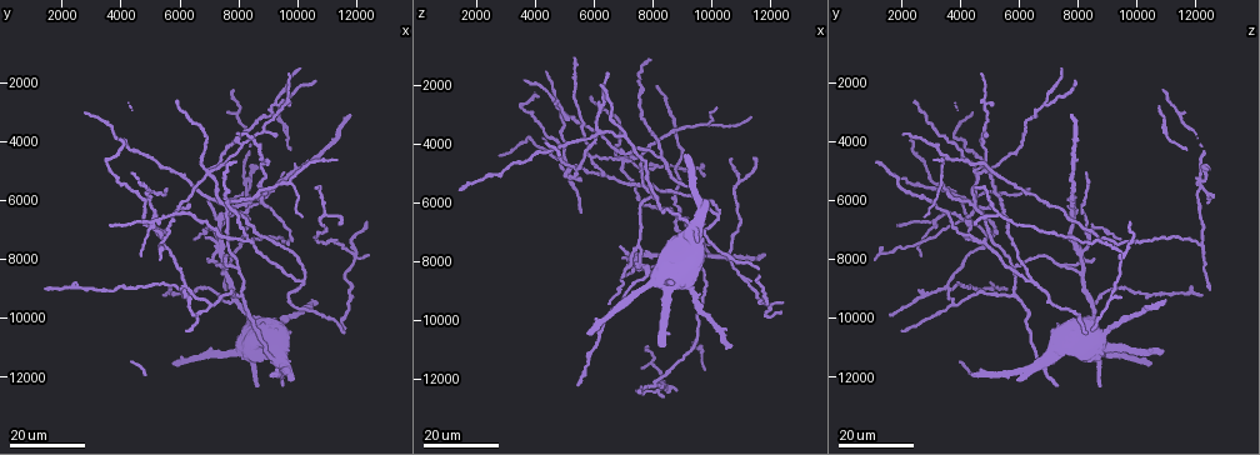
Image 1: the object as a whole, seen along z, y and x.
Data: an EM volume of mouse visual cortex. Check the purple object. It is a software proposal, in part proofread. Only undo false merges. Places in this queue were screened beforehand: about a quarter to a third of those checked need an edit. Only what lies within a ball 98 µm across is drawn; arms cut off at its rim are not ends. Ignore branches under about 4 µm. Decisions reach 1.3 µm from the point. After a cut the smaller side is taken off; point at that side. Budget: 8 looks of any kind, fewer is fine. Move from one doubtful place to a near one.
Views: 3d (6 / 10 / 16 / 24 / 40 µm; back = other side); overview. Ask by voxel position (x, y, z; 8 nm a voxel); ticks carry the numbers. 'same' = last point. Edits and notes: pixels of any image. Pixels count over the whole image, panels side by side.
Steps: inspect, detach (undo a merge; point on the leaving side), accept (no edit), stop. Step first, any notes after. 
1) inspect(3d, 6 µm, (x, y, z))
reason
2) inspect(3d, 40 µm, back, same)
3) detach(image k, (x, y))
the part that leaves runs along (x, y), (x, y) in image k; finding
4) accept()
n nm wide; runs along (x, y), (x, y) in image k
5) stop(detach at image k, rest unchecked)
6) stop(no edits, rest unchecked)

inspect(3d, 24 µm, (6900, 5200, 4500))
four arms meet

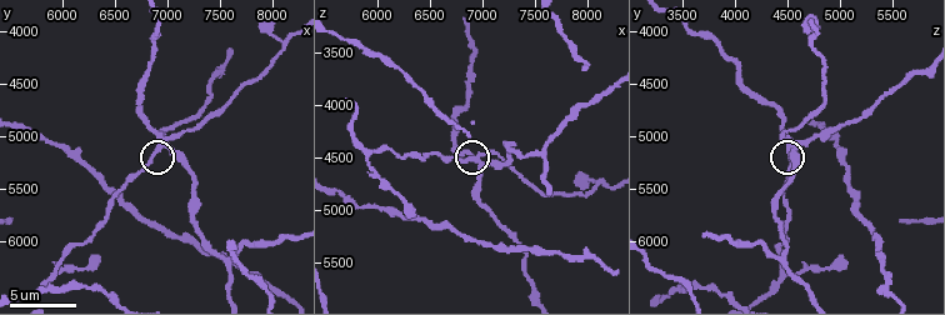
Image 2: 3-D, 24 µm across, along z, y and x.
inspect(3d, 10 µm, (6920, 5120, 4520))

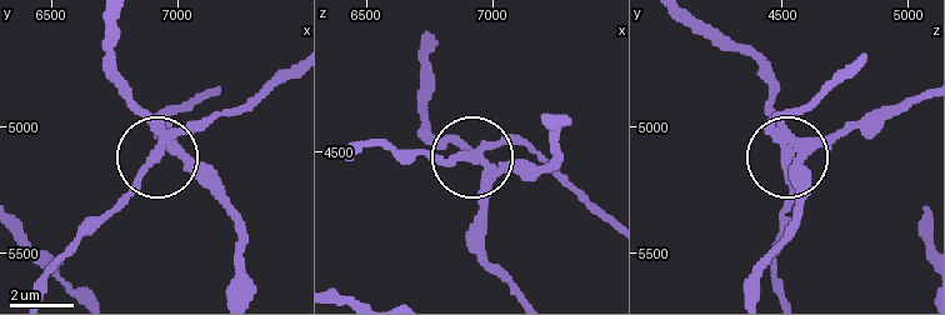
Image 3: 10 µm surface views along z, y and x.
detach(image 3, (135, 178))
270 nm wide; two cells meet here

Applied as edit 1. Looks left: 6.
inspect(overview)
see it whole again

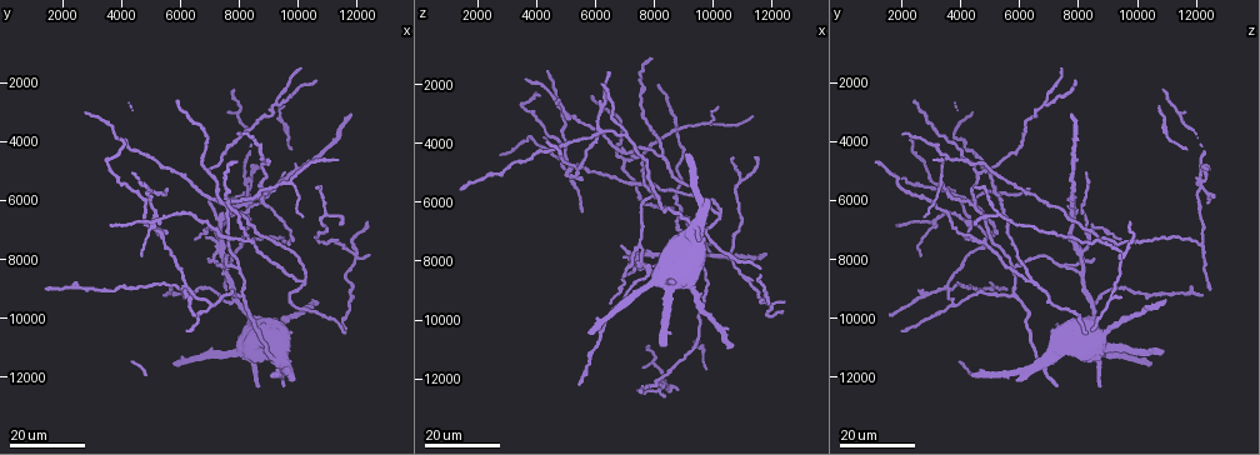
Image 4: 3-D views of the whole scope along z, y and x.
inspect(3d, 16 µm, (6200, 9000, 3700))
four-way junction

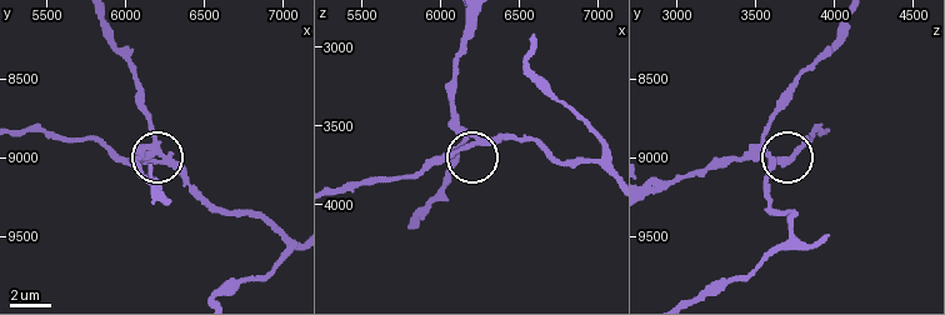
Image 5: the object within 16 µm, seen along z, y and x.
inspect(3d, 10 µm, (6200, 8980, 3580))
closer look

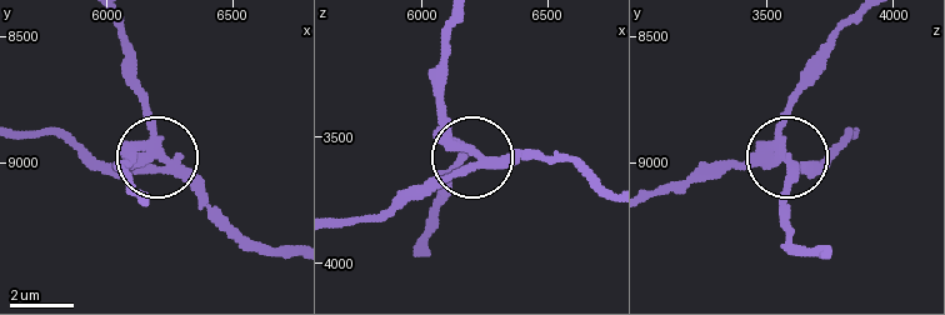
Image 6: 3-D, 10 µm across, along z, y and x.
detach(image 6, (438, 114))
the part that leaves runs along (461, 145), (440, 100), (450, 28) in image 6; a second cell is stuck on

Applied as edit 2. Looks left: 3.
inspect(overview)

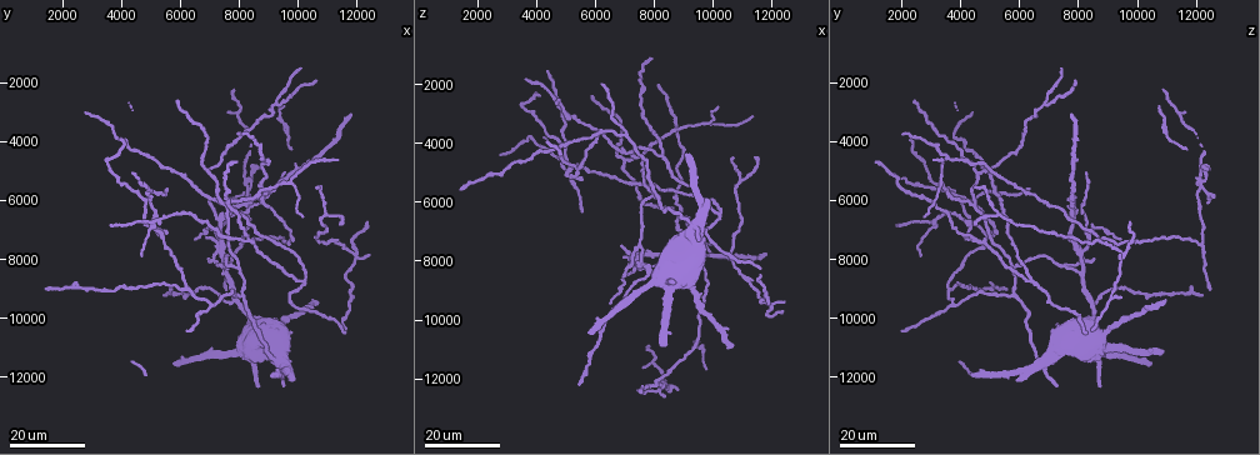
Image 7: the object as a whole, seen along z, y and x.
inspect(3d, 24 µm, (7500, 8200, 7400))

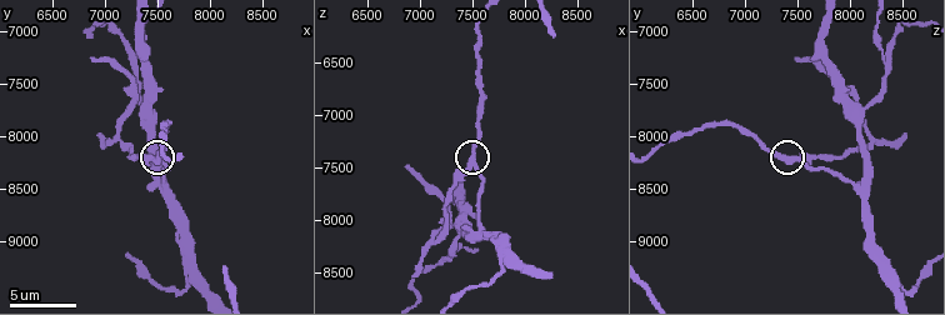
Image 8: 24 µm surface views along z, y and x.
inspect(3d, 10 µm, (7460, 8240, 7500))
closer look

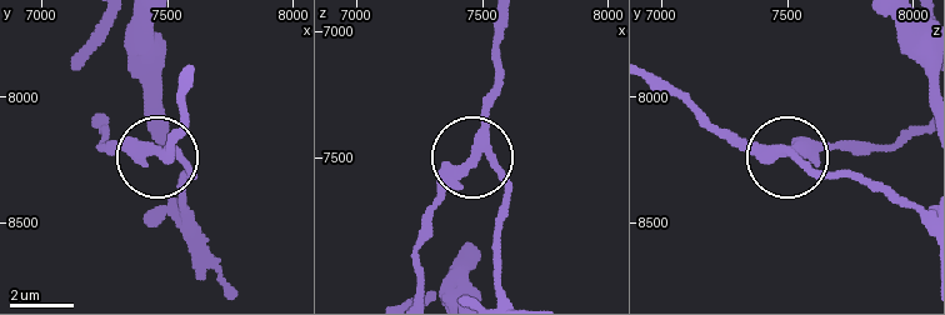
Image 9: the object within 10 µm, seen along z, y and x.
accept()
320 nm wide; runs along (504, 290), (501, 185), (493, 169), (471, 163), (429, 223) in image 9; all the same cell

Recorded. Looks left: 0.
stop(detach at image 3, detach at image 6, rest unchecked)

